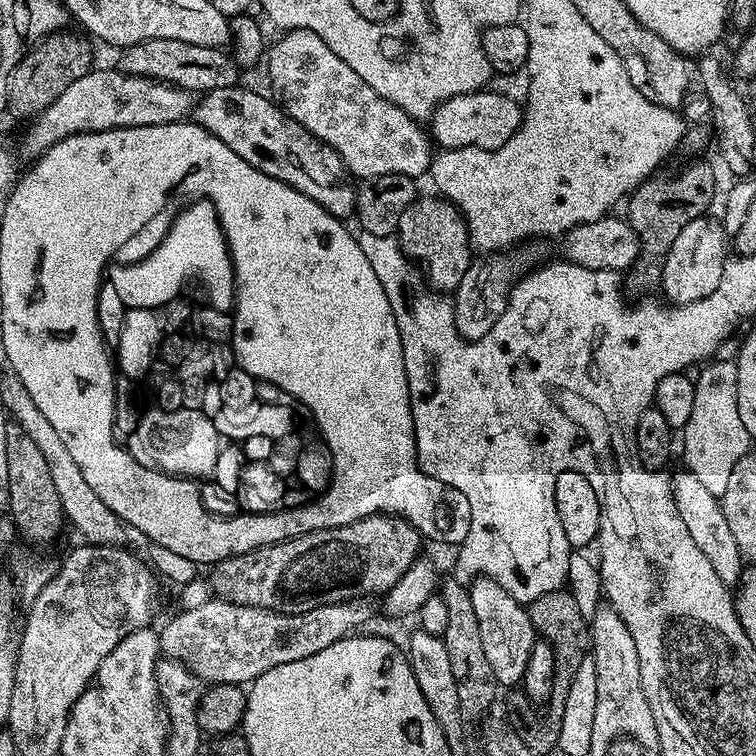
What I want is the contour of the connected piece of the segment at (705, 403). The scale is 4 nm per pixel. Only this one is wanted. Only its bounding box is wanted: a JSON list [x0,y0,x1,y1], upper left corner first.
[682,358,754,498]

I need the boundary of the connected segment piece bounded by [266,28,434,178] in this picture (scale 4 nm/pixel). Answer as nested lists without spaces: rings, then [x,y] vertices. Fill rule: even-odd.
[[[290,28],[281,36],[266,52],[271,95],[294,122],[306,126],[314,138],[334,149],[353,177],[402,174],[420,178],[431,169],[434,147],[406,110],[386,102],[378,90],[366,86],[318,34]]]

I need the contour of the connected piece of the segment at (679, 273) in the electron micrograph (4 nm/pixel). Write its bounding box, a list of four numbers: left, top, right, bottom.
[659,214,726,305]

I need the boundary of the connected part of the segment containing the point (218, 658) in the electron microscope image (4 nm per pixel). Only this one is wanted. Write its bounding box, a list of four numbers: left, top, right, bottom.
[159,598,373,685]

